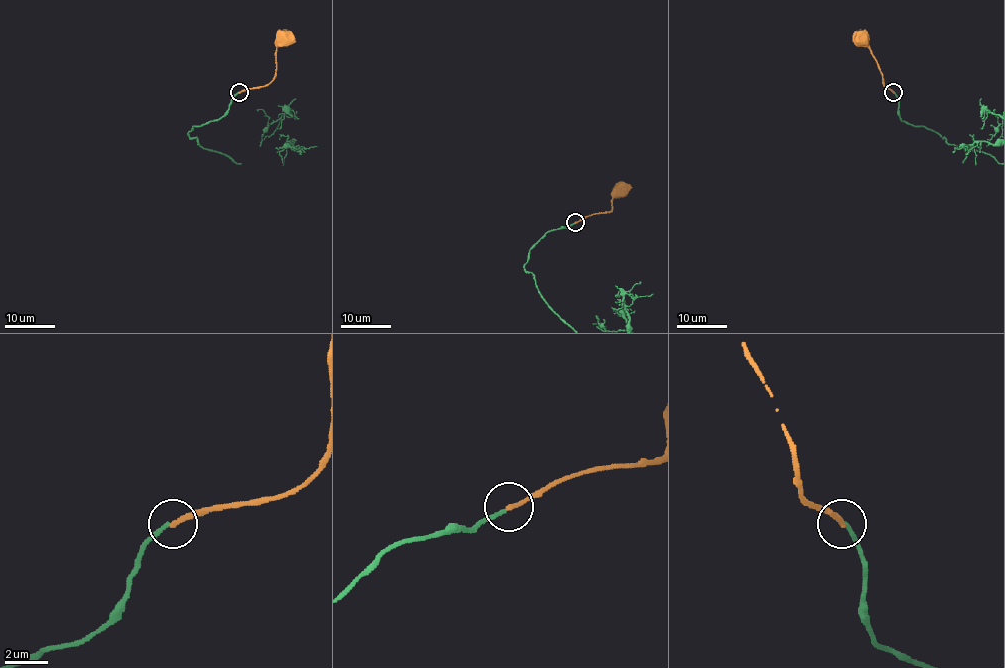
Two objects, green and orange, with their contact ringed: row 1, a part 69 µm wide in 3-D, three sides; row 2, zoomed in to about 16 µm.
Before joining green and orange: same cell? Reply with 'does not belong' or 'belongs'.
does not belong

